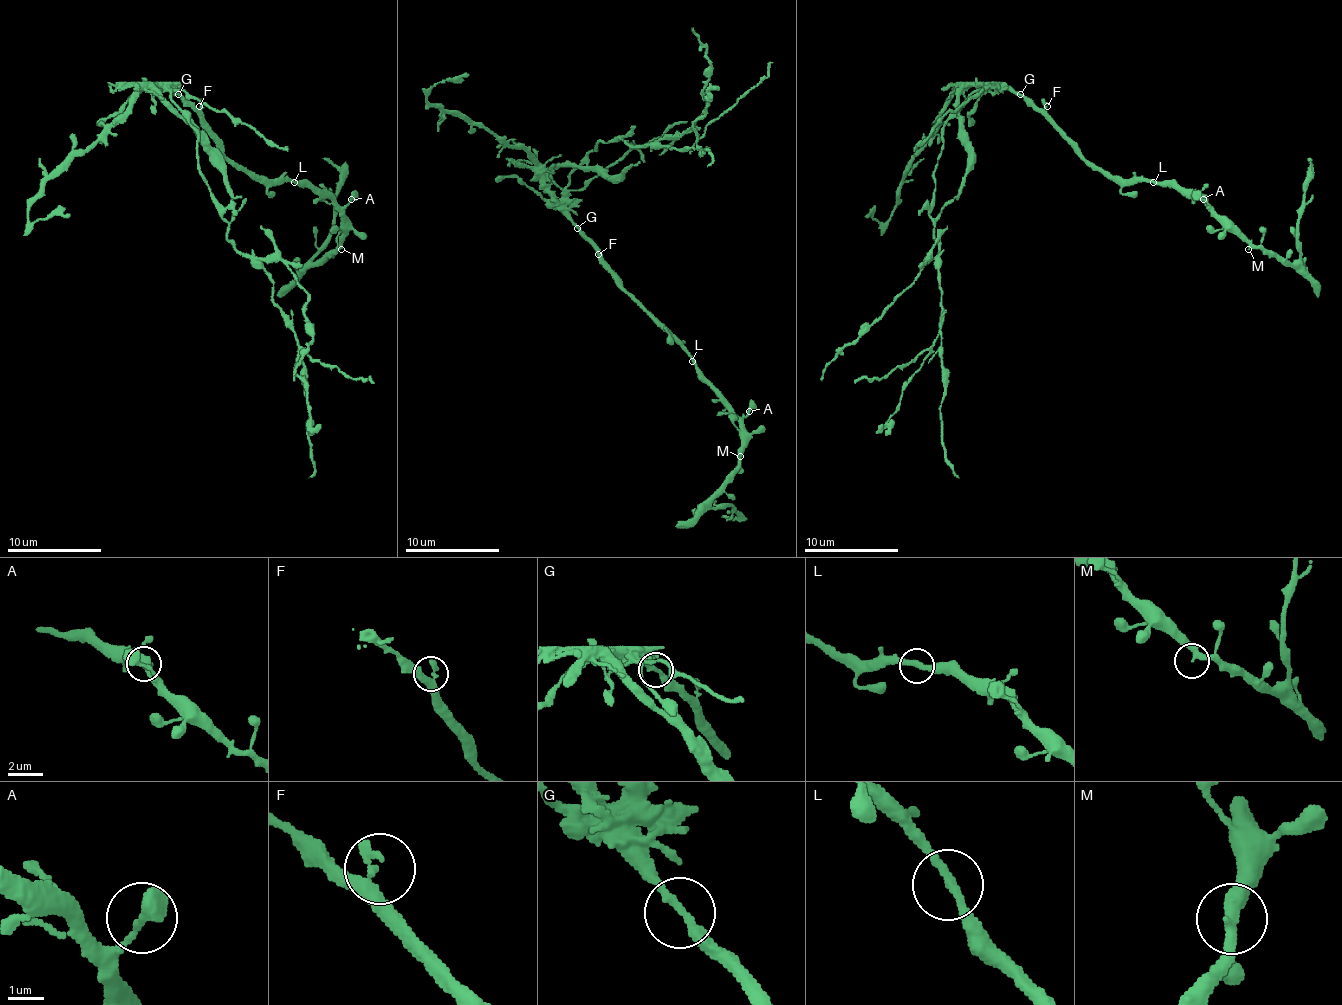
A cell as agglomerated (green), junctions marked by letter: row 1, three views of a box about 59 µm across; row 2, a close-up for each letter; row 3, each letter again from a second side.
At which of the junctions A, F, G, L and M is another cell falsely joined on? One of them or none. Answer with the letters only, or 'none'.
G

